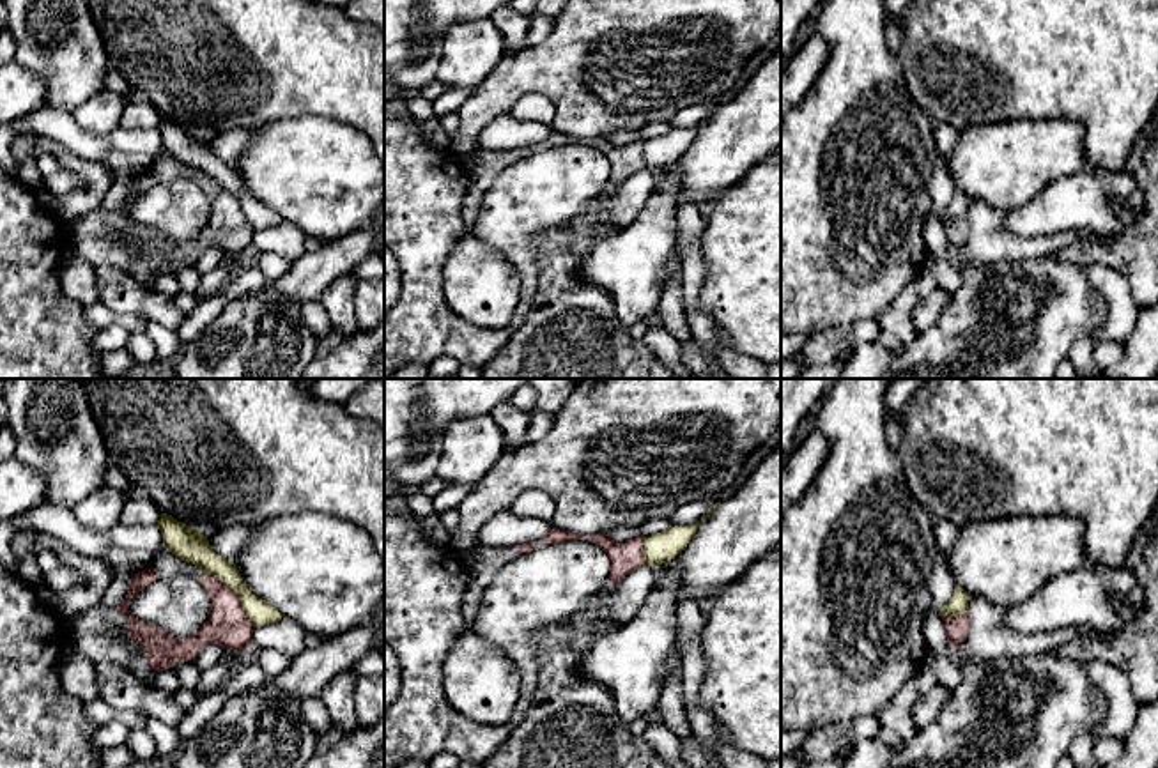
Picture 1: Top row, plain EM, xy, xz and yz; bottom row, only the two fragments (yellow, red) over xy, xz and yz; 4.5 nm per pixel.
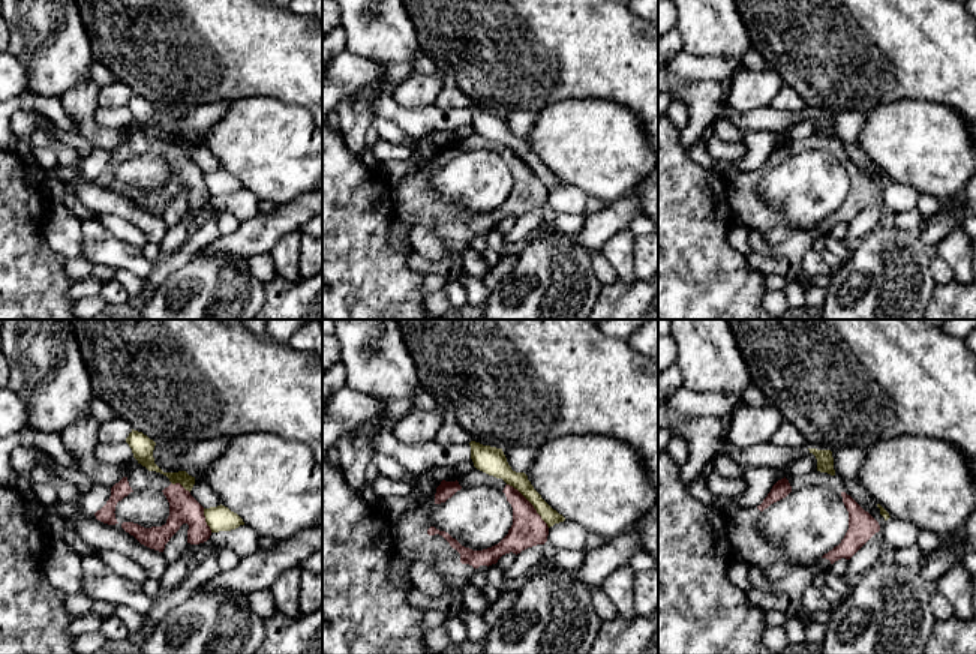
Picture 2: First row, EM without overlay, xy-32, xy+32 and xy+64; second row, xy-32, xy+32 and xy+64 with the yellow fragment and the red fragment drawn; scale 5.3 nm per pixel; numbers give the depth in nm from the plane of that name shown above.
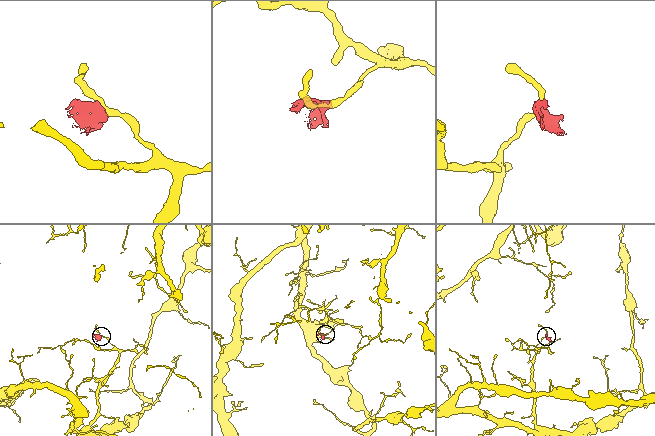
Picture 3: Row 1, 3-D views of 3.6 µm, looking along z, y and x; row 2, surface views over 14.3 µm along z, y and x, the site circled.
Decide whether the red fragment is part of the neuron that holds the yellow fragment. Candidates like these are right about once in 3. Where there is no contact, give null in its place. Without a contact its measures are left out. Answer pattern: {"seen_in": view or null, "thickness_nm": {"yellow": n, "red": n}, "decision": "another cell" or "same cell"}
{"seen_in": "xy", "thickness_nm": {"yellow": 120, "red": 190}, "decision": "another cell"}

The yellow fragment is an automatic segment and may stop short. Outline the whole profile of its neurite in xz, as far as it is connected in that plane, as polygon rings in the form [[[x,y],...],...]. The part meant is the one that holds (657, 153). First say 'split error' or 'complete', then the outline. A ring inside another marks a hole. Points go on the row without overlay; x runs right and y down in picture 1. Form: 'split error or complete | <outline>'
complete | [[[699,126],[692,129],[673,129],[664,136],[645,140],[643,142],[645,170],[655,172],[657,168],[668,166],[673,161],[676,161],[692,143],[698,131]]]

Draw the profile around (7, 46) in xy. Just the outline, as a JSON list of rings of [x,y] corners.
[[[5,27],[0,30],[0,67],[14,62],[16,42],[12,32]]]

